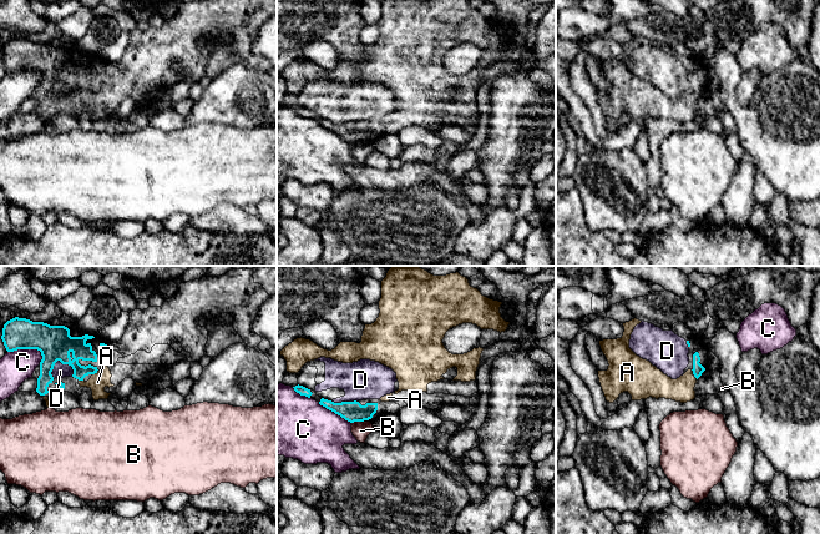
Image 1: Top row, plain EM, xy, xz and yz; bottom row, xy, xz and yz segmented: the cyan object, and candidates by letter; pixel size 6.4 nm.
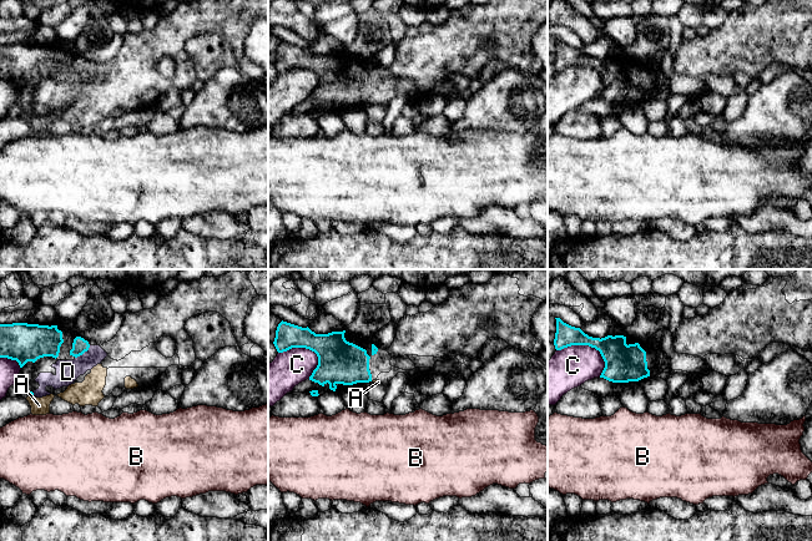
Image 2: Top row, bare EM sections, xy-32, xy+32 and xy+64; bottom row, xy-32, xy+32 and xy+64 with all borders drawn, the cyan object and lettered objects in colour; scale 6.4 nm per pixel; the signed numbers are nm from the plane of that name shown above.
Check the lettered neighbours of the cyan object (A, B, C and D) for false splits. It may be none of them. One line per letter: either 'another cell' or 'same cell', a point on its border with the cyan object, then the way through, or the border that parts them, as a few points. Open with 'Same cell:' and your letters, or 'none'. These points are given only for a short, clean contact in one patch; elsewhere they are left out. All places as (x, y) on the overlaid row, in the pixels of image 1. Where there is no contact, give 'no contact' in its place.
Same cell: A
A: same cell | xy (95, 372)
B: another cell | xz (357, 421) | along xz (363, 421), (352, 423)
C: another cell | xy (28, 348)
D: another cell | xy (64, 363)

